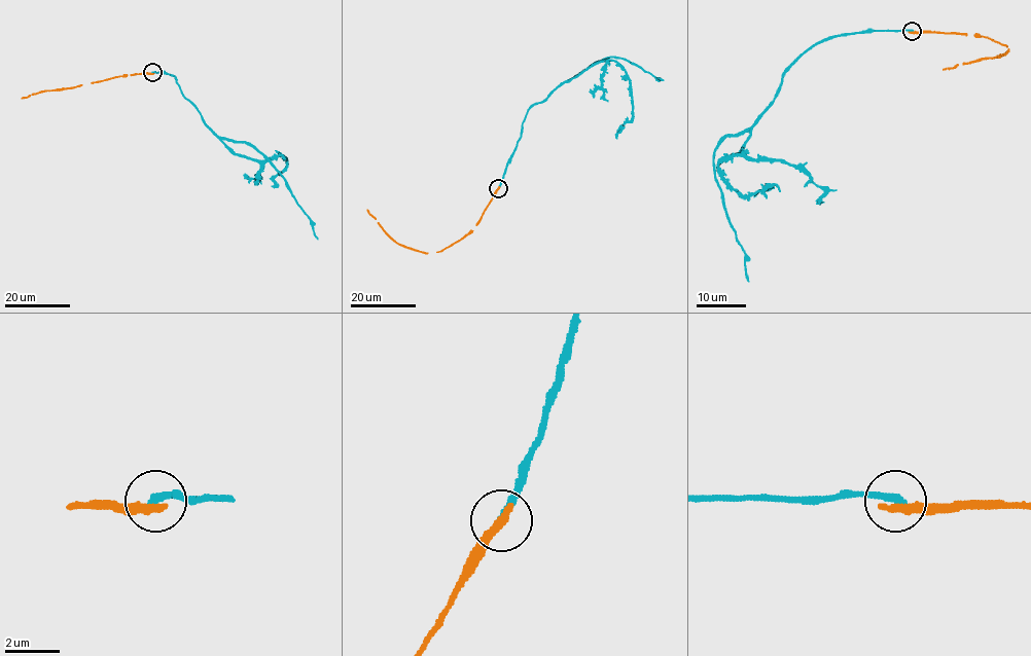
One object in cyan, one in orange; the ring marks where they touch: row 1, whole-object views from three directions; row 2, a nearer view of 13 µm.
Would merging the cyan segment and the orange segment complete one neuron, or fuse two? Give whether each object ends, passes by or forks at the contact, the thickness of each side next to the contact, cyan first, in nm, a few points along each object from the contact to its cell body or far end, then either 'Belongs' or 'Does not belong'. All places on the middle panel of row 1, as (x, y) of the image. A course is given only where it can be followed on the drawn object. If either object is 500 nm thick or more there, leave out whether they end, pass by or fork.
At the ring cyan ends. At the ring orange ends. Thickness 260 nm (cyan) against 380 nm. Course of cyan: (498, 188), (528, 109), (602, 61), (614, 61), (630, 83), (633, 117), (617, 130). Course of orange: (498, 188), (472, 230), (436, 252), (415, 251), (396, 243), (367, 210). Does not belong

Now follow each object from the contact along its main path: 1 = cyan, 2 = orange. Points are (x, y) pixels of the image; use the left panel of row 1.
1: (152, 72), (172, 75), (203, 120), (236, 153), (286, 159), (272, 186)
2: (152, 73), (125, 75), (39, 92), (22, 99)

